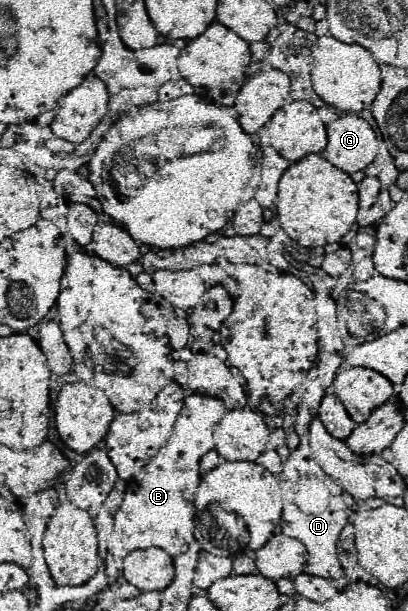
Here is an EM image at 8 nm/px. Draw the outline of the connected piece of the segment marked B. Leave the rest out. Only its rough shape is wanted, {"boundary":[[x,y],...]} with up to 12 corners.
{"boundary":[[189,393],[169,441],[125,491],[109,551],[193,541],[199,461],[221,399]]}

